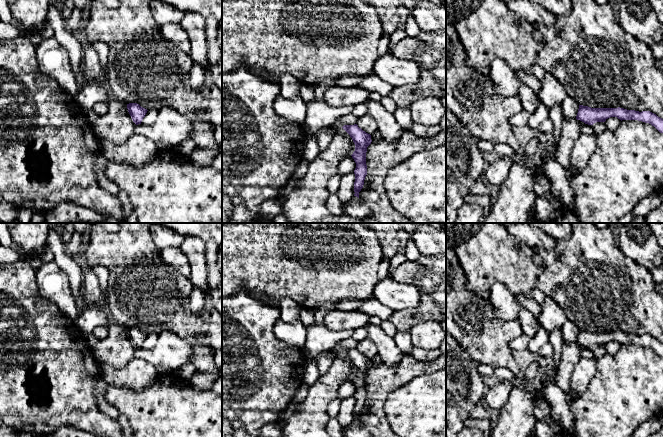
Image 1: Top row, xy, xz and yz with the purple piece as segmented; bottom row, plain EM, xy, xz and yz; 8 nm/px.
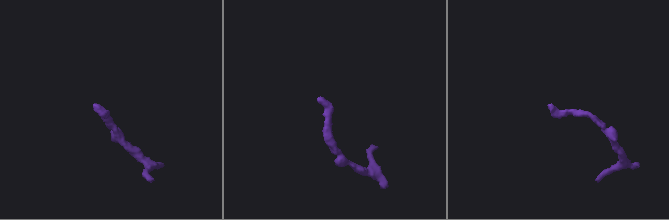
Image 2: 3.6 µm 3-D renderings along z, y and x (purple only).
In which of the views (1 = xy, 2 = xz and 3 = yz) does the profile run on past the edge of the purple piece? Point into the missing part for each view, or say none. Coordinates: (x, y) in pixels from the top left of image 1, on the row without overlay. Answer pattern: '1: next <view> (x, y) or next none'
1: next none
2: next none
3: next none

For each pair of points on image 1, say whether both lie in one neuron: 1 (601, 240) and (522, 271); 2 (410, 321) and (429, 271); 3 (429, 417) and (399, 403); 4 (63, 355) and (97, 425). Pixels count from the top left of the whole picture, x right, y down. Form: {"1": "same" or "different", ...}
{"1": "different", "2": "same", "3": "same", "4": "same"}

